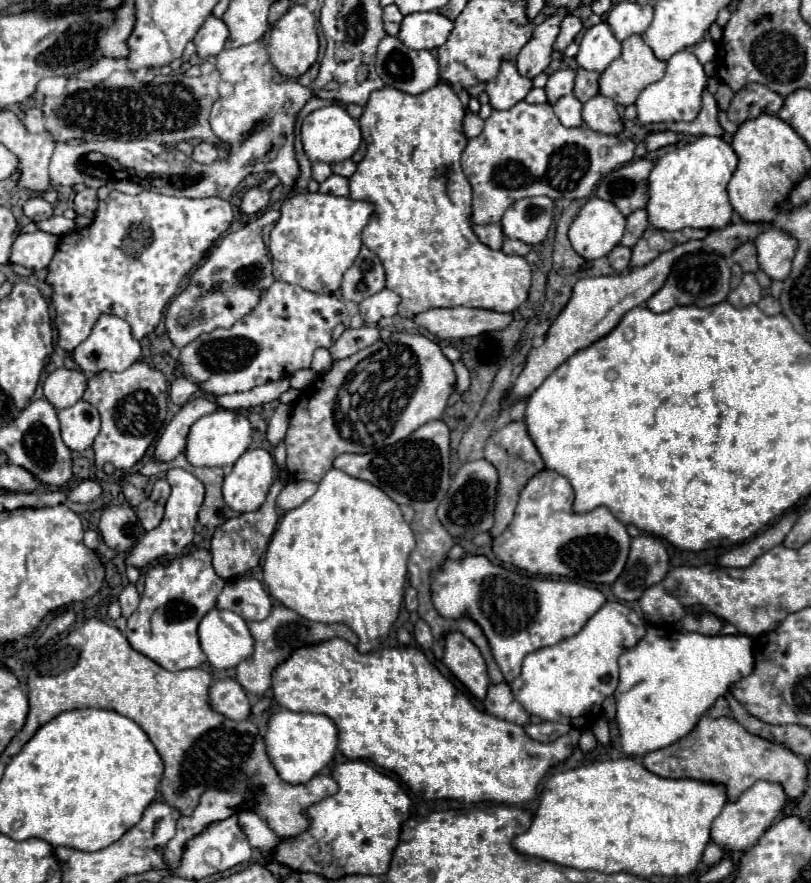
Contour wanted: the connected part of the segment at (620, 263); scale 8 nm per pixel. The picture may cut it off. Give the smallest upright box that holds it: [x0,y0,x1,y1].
[608,245,630,273]

